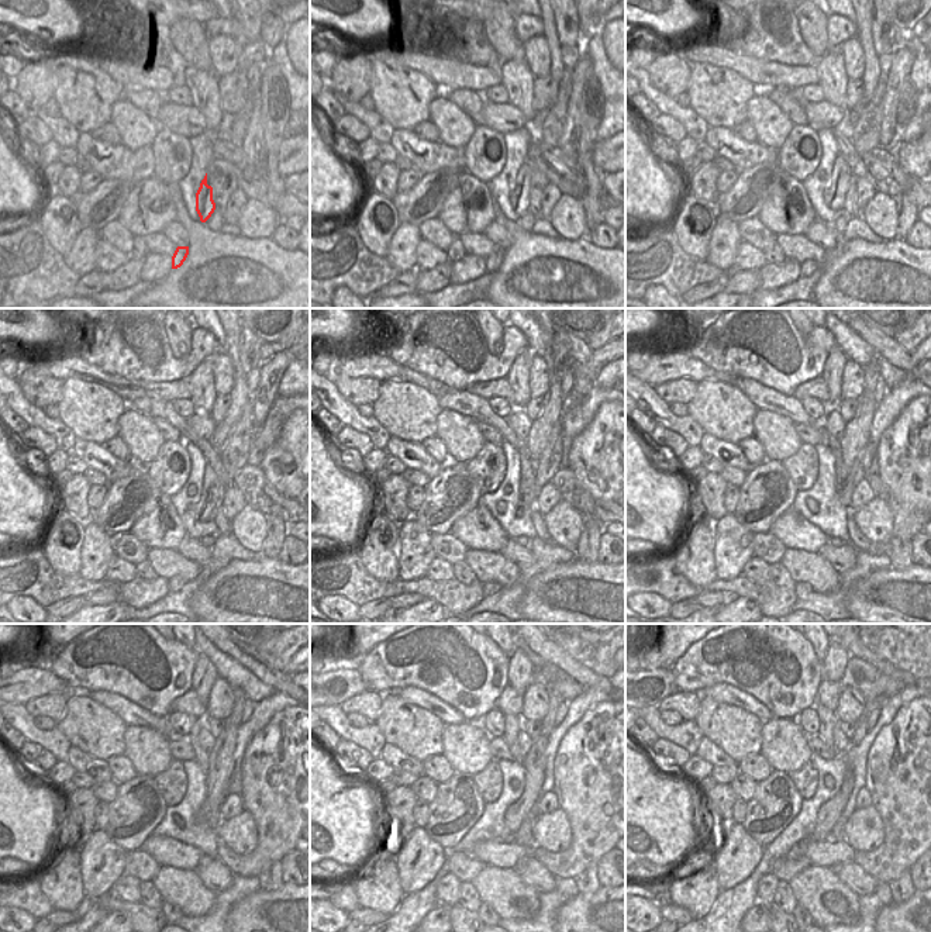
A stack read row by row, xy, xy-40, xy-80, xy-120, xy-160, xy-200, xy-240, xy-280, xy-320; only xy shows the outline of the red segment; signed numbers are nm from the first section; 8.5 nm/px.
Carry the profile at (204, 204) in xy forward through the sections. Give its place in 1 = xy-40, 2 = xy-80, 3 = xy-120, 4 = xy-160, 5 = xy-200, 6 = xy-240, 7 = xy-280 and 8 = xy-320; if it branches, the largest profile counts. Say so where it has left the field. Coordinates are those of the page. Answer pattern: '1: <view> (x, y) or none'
1: xy-40 (520, 199)
2: xy-80 (835, 196)
3: xy-120 (213, 490)
4: xy-160 (528, 465)
5: xy-200 (827, 438)
6: xy-240 (200, 756)
7: xy-280 (511, 722)
8: xy-320 (828, 721)

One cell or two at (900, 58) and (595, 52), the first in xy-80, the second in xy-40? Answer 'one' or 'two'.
two

